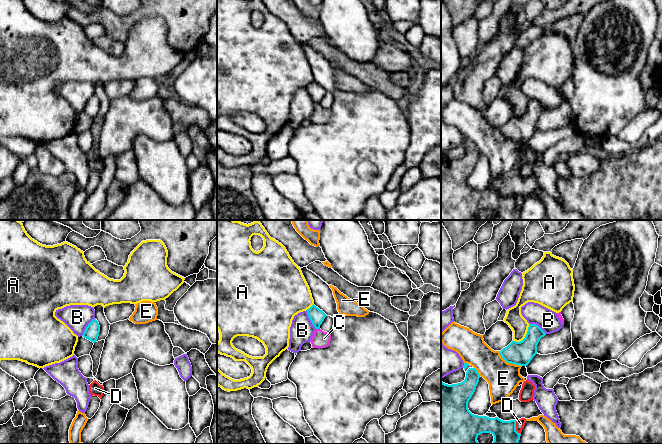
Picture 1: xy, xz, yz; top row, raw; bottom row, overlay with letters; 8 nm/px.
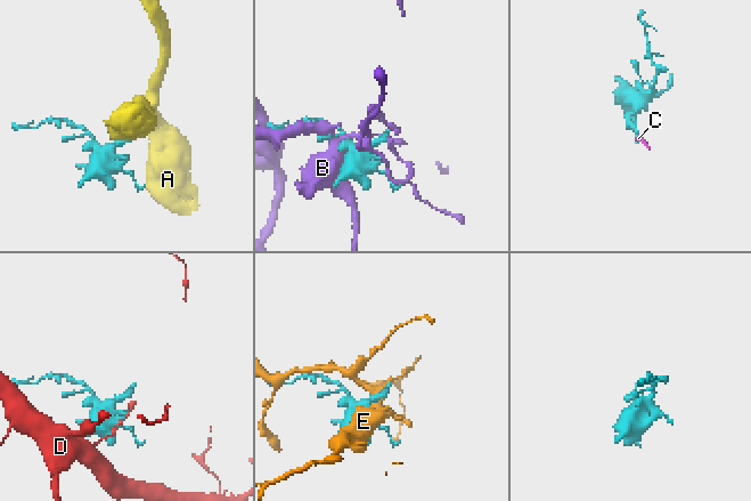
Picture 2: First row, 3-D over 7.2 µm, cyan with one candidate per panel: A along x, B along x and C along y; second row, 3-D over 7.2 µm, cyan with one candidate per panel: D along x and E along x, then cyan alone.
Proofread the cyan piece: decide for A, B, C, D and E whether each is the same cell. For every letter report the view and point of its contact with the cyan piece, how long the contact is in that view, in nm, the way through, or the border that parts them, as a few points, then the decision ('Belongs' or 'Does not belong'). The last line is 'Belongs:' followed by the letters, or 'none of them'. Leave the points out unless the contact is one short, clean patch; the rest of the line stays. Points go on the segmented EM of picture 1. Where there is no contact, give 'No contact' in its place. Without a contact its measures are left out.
A: Touches cyan at yz (525, 336). Shared border 190 nm. Does not belong
B: Touches cyan at xy (86, 327). Shared border 180 nm. Does not belong
C: Touches cyan at xz (317, 328). Shared border 40 nm. Path across: xz (317, 316), (317, 328), (320, 339). Belongs
D: Touches cyan at yz (515, 427). Shared border 130 nm. Does not belong
E: Touches cyan at yz (509, 362). Shared border 220 nm. Does not belong
Belongs: C

